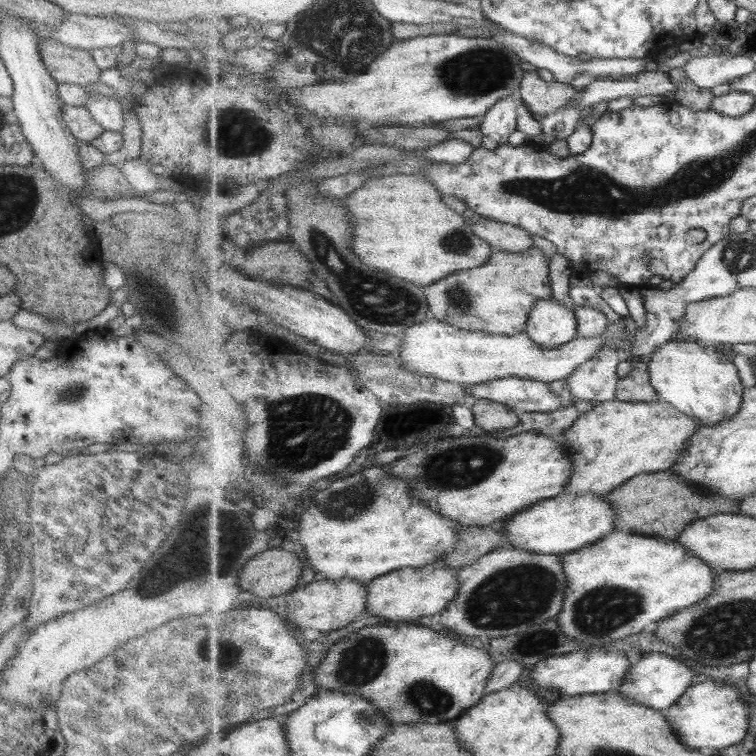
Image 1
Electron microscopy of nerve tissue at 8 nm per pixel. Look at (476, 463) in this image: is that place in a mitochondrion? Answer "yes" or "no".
yes

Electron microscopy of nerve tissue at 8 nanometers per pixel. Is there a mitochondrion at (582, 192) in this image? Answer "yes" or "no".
yes

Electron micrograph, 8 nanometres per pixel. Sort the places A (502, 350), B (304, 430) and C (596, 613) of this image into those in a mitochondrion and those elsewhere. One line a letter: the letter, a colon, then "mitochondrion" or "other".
A: other
B: mitochondrion
C: mitochondrion

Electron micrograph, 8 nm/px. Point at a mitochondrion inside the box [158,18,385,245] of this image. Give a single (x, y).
(250, 135)

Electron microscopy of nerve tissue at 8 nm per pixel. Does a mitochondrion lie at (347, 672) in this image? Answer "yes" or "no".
yes

